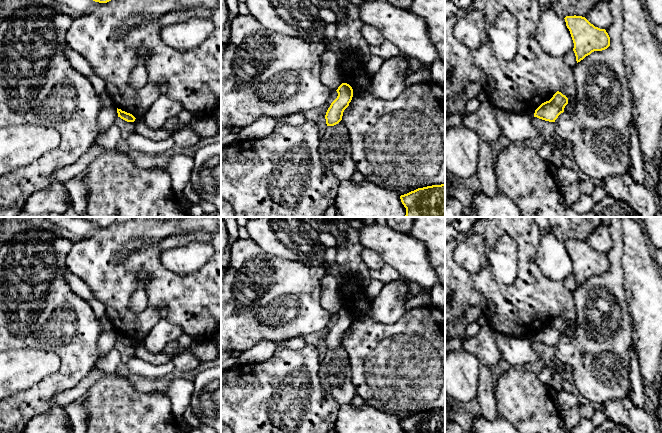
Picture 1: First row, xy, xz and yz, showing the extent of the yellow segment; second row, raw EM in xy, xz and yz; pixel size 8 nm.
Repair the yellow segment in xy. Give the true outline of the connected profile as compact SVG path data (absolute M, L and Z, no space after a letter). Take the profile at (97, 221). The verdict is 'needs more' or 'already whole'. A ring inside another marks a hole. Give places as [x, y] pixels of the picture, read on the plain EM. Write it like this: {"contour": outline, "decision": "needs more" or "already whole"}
{"contour": "M76 217L76 218L85 219L92 223L93 225L99 227L107 227L116 221L116 217Z", "decision": "already whole"}

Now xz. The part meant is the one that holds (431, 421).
{"contour": "M445 408L418 412L400 423L406 433L445 433Z", "decision": "already whole"}

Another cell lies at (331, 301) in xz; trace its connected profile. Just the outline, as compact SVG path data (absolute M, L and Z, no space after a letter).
M331 271L321 281L321 305L331 315L335 315L344 307L342 298L339 295L339 284Z

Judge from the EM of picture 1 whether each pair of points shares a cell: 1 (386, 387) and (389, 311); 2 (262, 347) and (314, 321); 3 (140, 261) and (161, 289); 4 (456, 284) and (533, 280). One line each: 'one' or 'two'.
1: two
2: two
3: one
4: one

